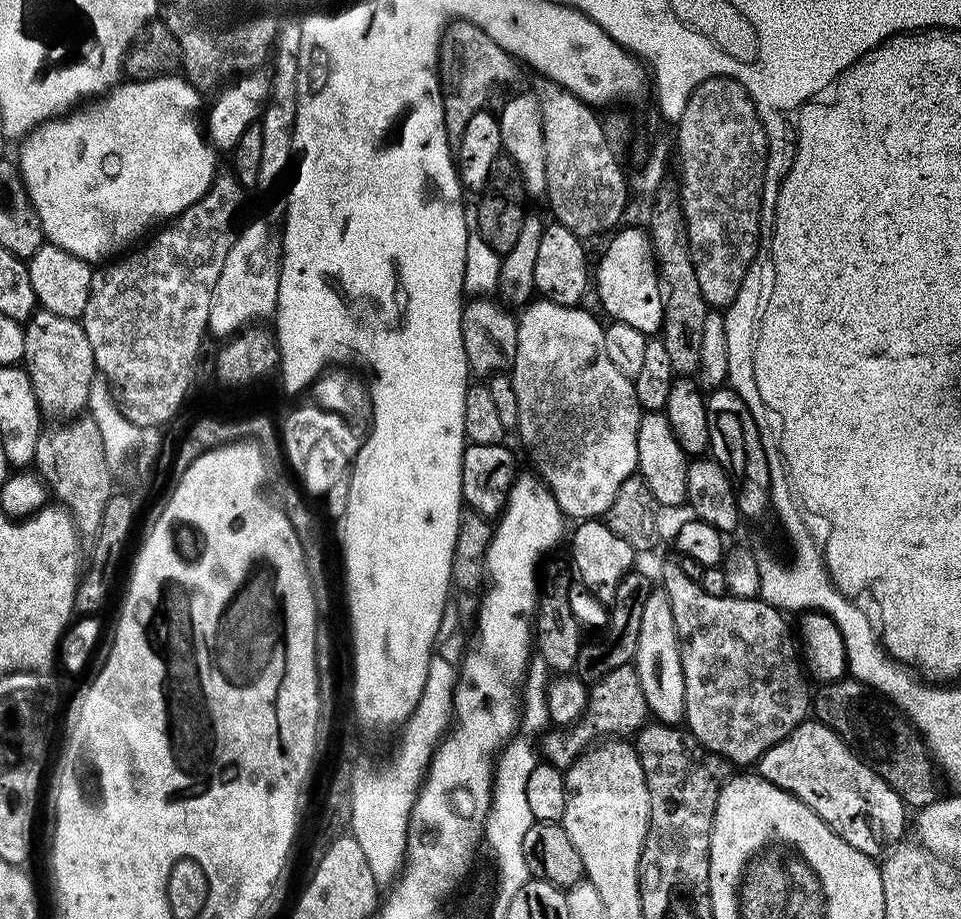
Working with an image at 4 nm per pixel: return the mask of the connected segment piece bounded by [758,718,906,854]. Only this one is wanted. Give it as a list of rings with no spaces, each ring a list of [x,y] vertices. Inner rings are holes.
[[[815,718],[799,724],[785,740],[763,752],[758,761],[758,775],[806,802],[806,806],[810,806],[810,810],[814,810],[814,814],[818,814],[822,822],[829,824],[841,838],[850,842],[850,846],[861,848],[864,852],[879,853],[880,844],[891,845],[903,837],[900,835],[904,832],[906,805],[899,794],[886,782],[882,782],[882,778],[874,774],[872,767],[865,764],[844,741],[840,740],[838,734],[834,734]]]

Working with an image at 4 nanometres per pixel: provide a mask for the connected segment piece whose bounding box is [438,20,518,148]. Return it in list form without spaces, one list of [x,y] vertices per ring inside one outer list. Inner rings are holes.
[[[457,20],[449,24],[440,39],[440,92],[444,107],[444,125],[447,142],[453,148],[459,147],[466,122],[474,114],[485,111],[488,99],[492,96],[496,84],[508,84],[516,76],[517,61],[501,41],[475,28],[466,20]]]

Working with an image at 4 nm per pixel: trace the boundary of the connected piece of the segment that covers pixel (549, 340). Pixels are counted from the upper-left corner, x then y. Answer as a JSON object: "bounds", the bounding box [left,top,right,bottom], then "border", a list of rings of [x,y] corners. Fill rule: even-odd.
{"bounds":[510,298,642,522],"border":[[[536,298],[521,312],[524,313],[519,313],[518,316],[518,346],[516,347],[516,355],[512,358],[510,369],[514,398],[518,398],[518,422],[520,423],[518,435],[520,435],[521,442],[524,443],[525,450],[528,451],[529,458],[532,459],[533,466],[536,467],[533,468],[535,475],[543,480],[544,485],[548,487],[552,497],[558,502],[558,506],[564,512],[565,517],[572,519],[573,516],[573,521],[576,522],[603,517],[608,511],[610,502],[614,502],[614,494],[618,494],[618,486],[622,486],[622,482],[626,482],[626,478],[630,478],[637,471],[638,426],[640,425],[642,409],[636,397],[632,380],[626,374],[622,374],[622,370],[618,370],[618,366],[614,366],[614,362],[610,362],[610,357],[606,354],[606,342],[604,341],[605,325],[603,323],[599,324],[584,309],[584,306],[567,308],[543,298]]]}

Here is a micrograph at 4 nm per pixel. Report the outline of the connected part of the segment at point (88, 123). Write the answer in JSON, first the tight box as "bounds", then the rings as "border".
{"bounds":[18,74,218,262],"border":[[[180,74],[159,76],[153,80],[128,80],[117,84],[107,94],[93,99],[57,119],[45,120],[43,124],[36,125],[27,136],[19,141],[20,160],[18,159],[18,167],[20,179],[24,181],[24,190],[28,194],[28,201],[32,203],[32,208],[40,220],[45,241],[83,260],[104,262],[123,253],[129,246],[135,245],[137,243],[135,240],[151,224],[163,225],[165,222],[180,216],[182,210],[194,206],[194,202],[201,200],[212,184],[212,177],[217,173],[218,167],[216,168],[217,153],[210,147],[206,139],[205,129],[202,127],[202,104],[200,108],[200,100],[202,100],[201,93],[197,92],[196,87]]]}

